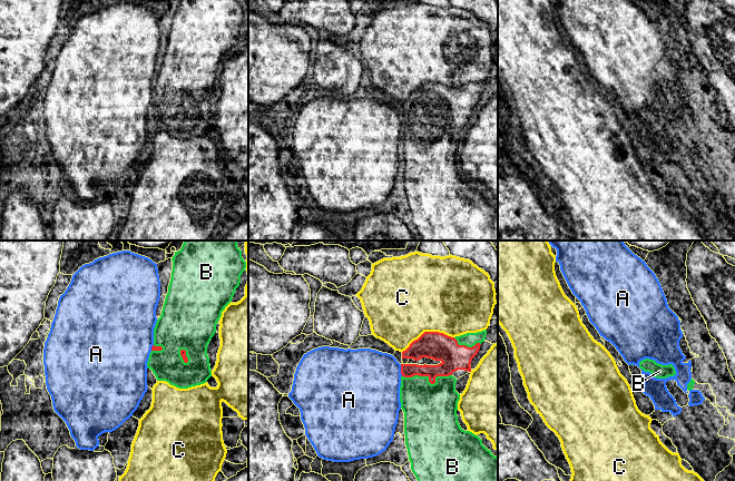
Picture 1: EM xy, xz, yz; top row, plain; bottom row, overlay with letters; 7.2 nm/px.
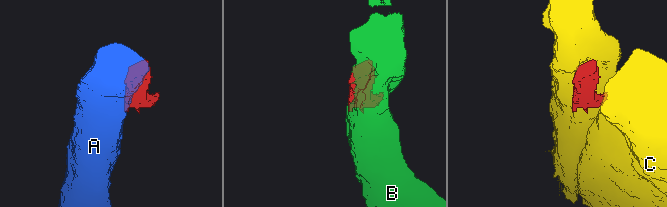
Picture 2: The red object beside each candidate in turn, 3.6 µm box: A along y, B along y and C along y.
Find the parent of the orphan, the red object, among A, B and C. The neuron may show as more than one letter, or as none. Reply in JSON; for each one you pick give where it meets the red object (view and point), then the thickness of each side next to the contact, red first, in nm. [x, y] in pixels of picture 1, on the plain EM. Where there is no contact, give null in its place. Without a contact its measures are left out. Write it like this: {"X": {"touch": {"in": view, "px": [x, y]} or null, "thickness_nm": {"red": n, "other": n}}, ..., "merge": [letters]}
{"B": {"touch": {"in": "xz", "px": [429, 129]}, "thickness_nm": {"red": 200, "other": 380}}, "merge": ["B"]}

